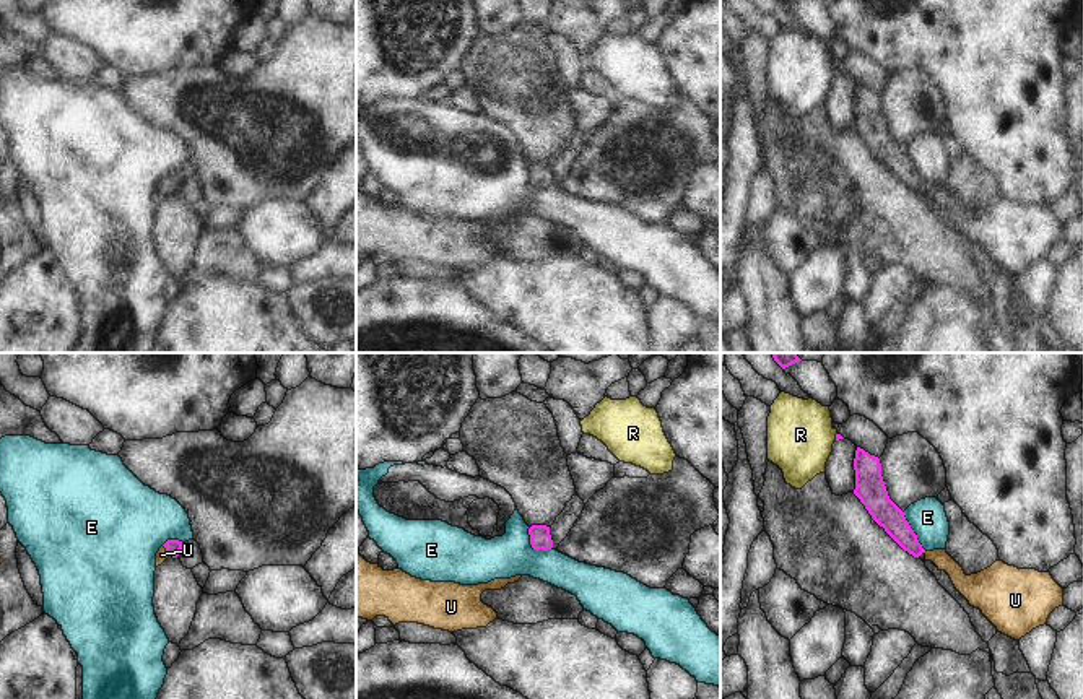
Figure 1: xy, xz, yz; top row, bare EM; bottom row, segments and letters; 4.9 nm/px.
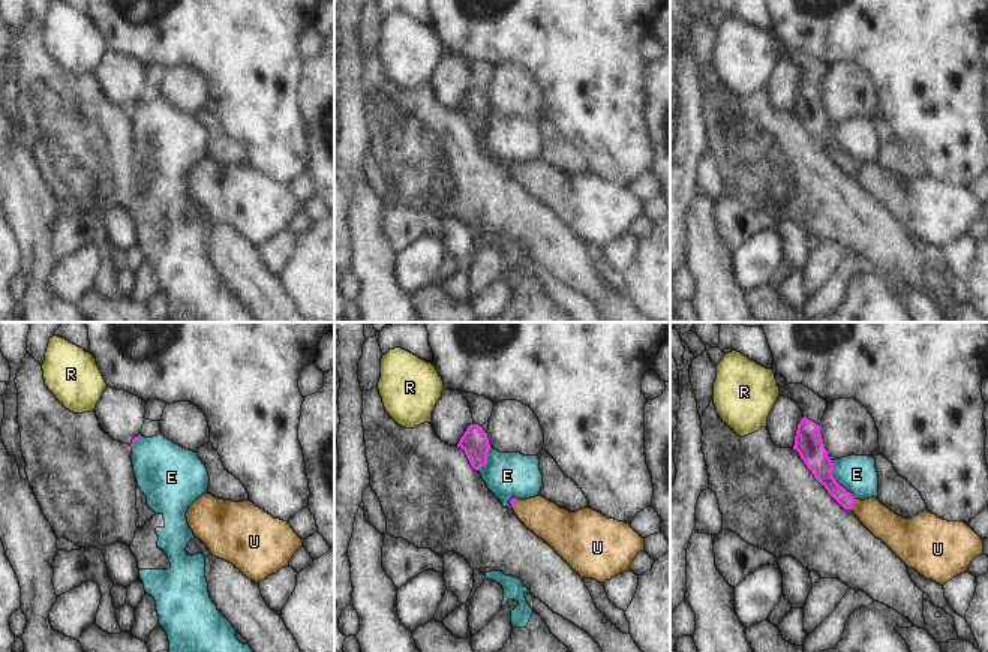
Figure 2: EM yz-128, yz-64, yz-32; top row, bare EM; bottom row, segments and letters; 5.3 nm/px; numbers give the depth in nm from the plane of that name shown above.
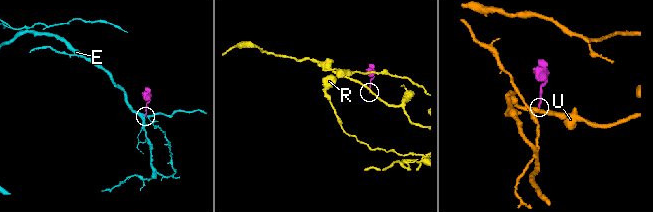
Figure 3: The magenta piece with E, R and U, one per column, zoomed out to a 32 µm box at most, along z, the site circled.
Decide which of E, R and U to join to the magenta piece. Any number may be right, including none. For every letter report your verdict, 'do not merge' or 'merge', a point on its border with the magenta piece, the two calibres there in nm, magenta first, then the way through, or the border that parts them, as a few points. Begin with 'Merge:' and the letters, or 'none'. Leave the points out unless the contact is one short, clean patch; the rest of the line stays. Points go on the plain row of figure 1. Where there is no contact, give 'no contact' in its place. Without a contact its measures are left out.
Merge: U
E: do not merge | xz (532, 182) | 110/220 nm
R: do not merge | yz (836, 72) | 30/320 nm | along yz (836, 69), (835, 75)
U: merge | xy (166, 187) | 80/60 nm | across xy (173, 182), (166, 187), (161, 191)

